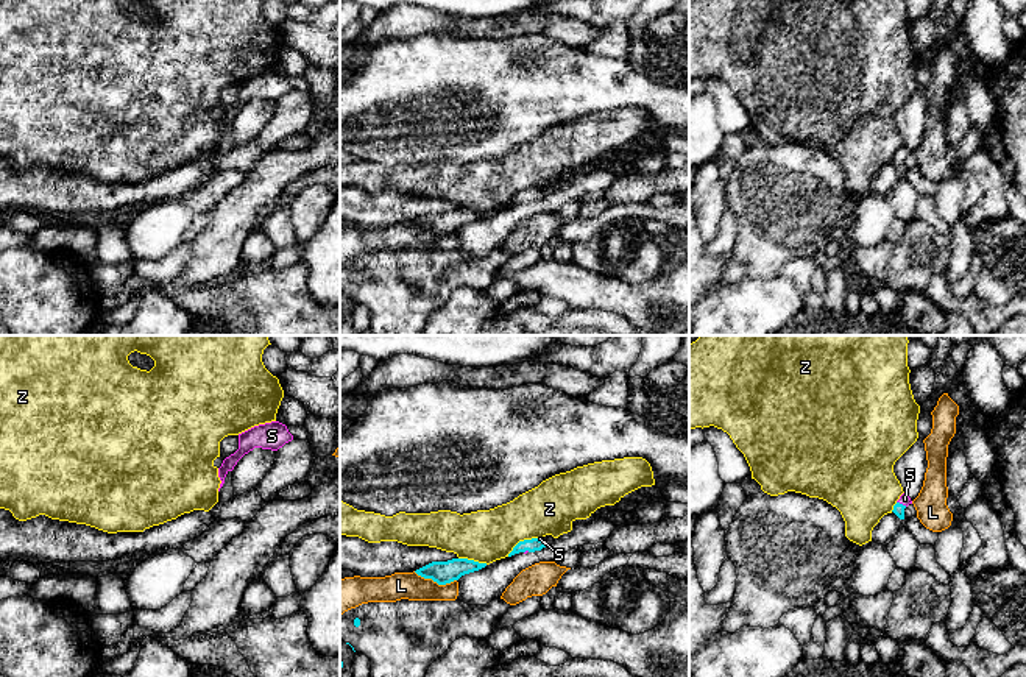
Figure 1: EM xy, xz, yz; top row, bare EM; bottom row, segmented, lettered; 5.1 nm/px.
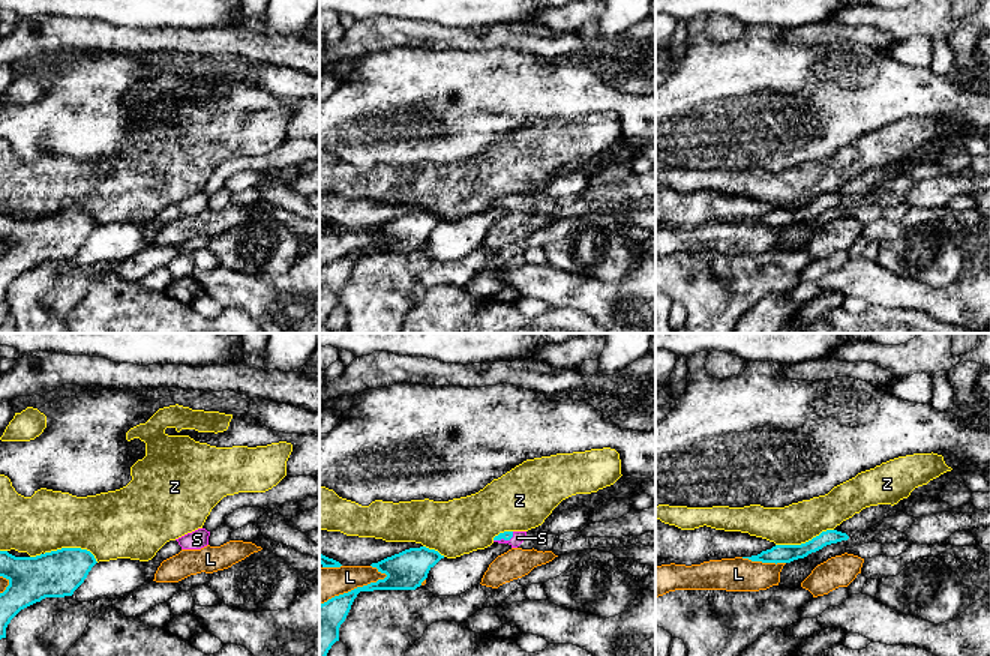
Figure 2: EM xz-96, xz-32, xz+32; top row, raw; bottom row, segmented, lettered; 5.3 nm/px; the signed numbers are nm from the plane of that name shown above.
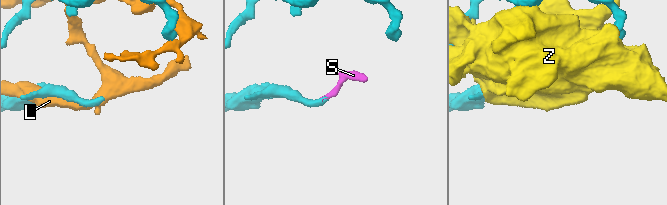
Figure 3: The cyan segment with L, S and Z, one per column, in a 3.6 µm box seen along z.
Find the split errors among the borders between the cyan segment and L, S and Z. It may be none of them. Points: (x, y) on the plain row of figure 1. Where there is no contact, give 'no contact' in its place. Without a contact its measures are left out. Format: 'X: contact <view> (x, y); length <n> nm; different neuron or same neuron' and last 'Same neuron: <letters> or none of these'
L: contact xz (435, 231); length 220 nm; different neuron
S: contact yz (902, 155); length 60 nm; same neuron
Z: contact xz (521, 192); length 190 nm; different neuron
Same neuron: S

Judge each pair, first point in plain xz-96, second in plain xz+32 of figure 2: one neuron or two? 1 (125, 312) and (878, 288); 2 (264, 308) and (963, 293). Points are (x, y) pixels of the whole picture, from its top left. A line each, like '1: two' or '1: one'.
1: two
2: one

